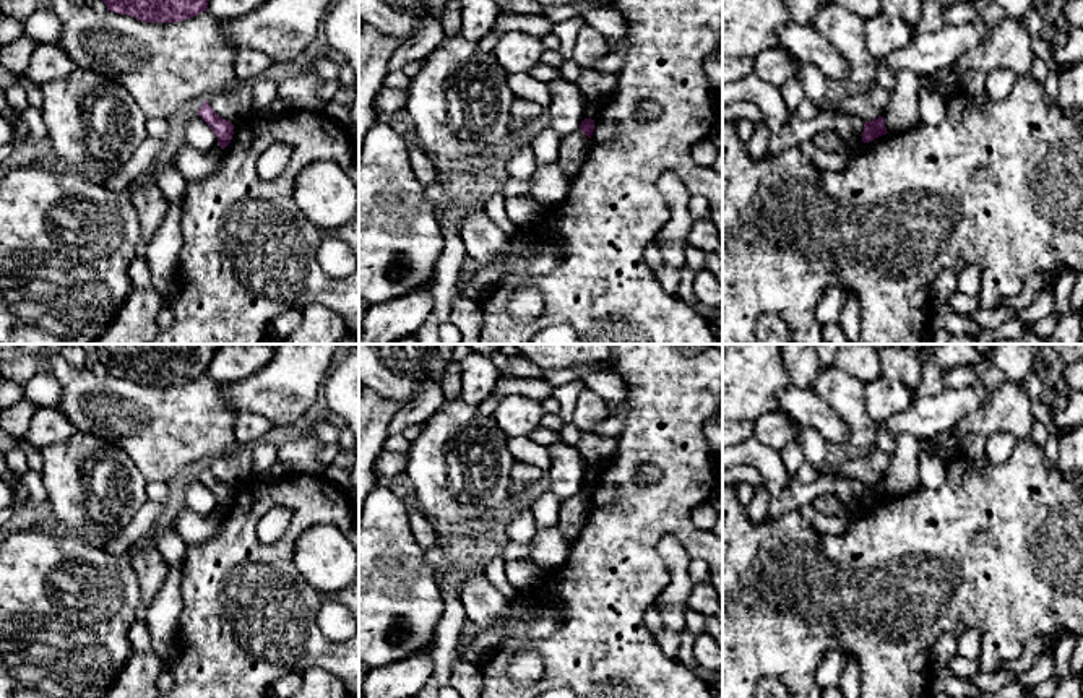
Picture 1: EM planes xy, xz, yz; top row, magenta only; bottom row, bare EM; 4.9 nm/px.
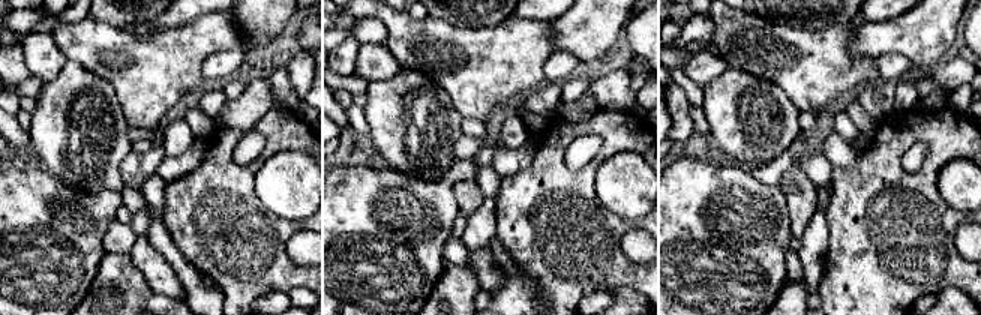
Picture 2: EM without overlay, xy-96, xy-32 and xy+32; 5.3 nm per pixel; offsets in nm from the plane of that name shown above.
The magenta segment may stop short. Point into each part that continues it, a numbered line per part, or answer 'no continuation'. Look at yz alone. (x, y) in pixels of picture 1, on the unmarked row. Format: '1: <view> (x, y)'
no continuation

